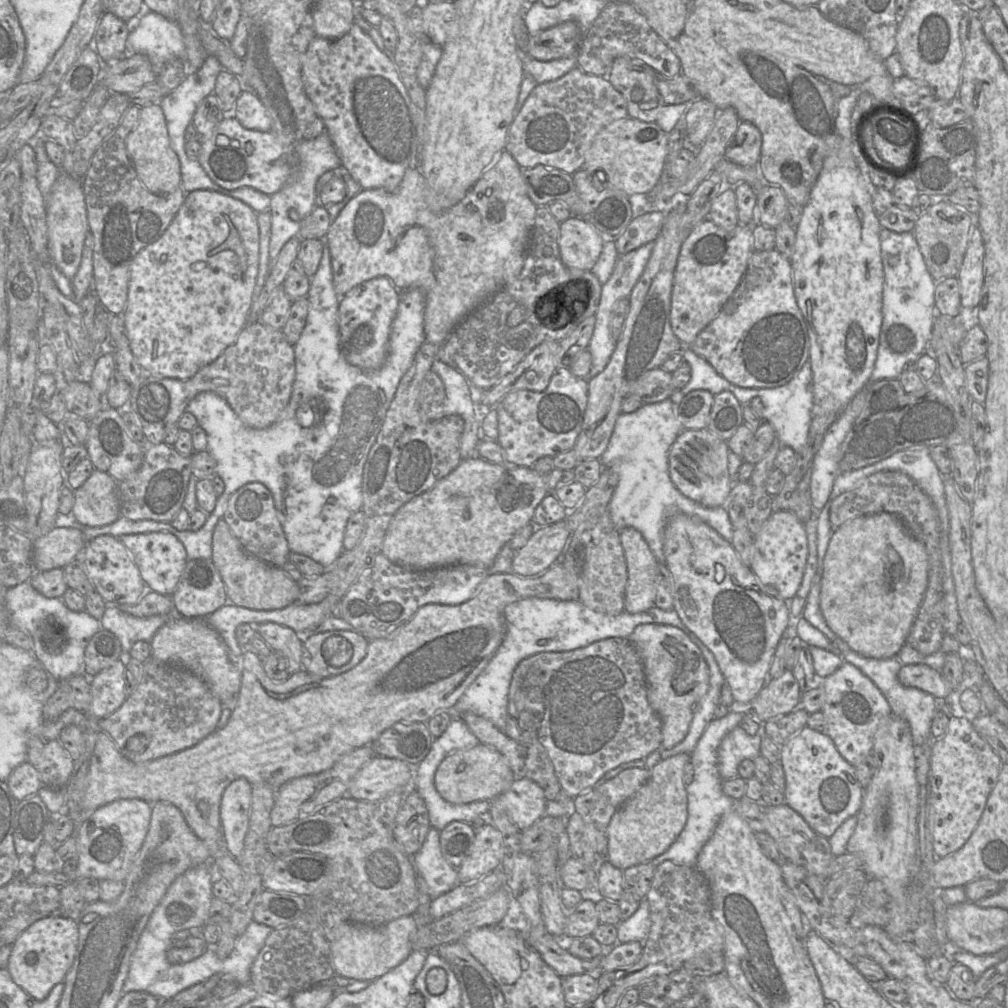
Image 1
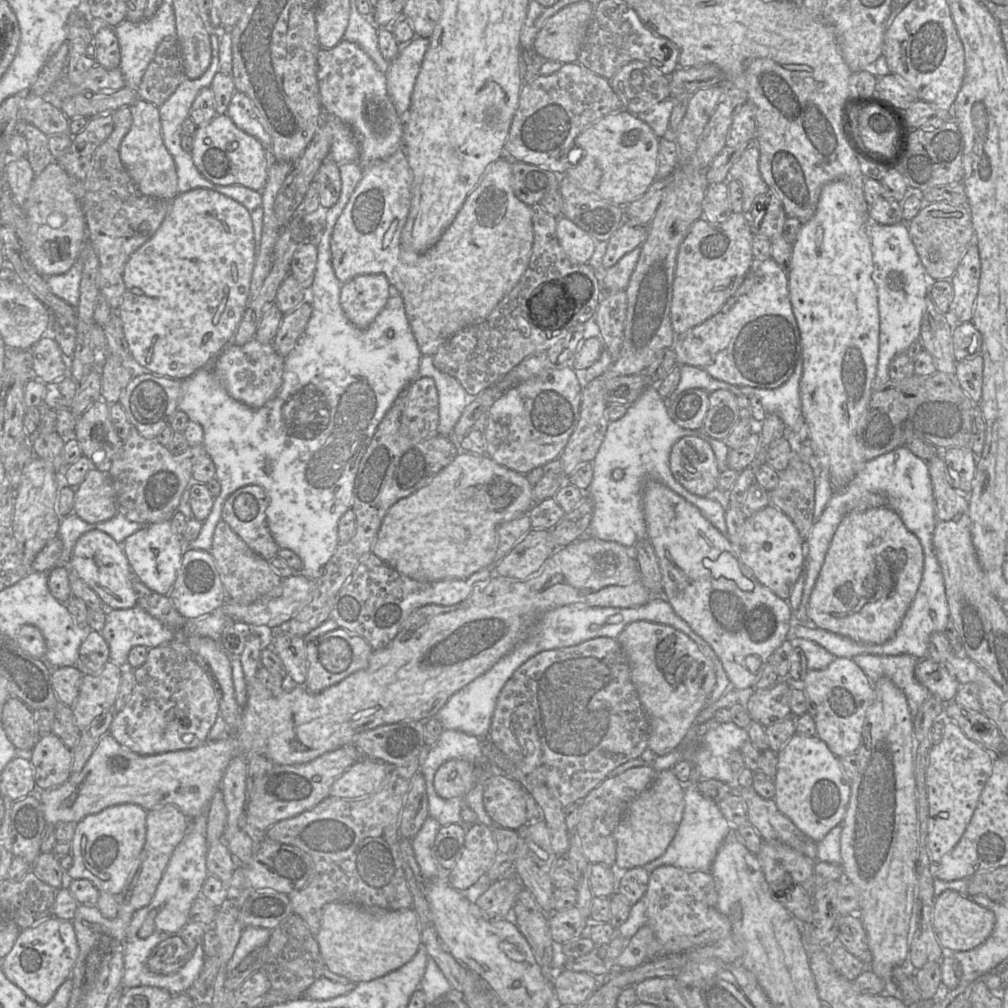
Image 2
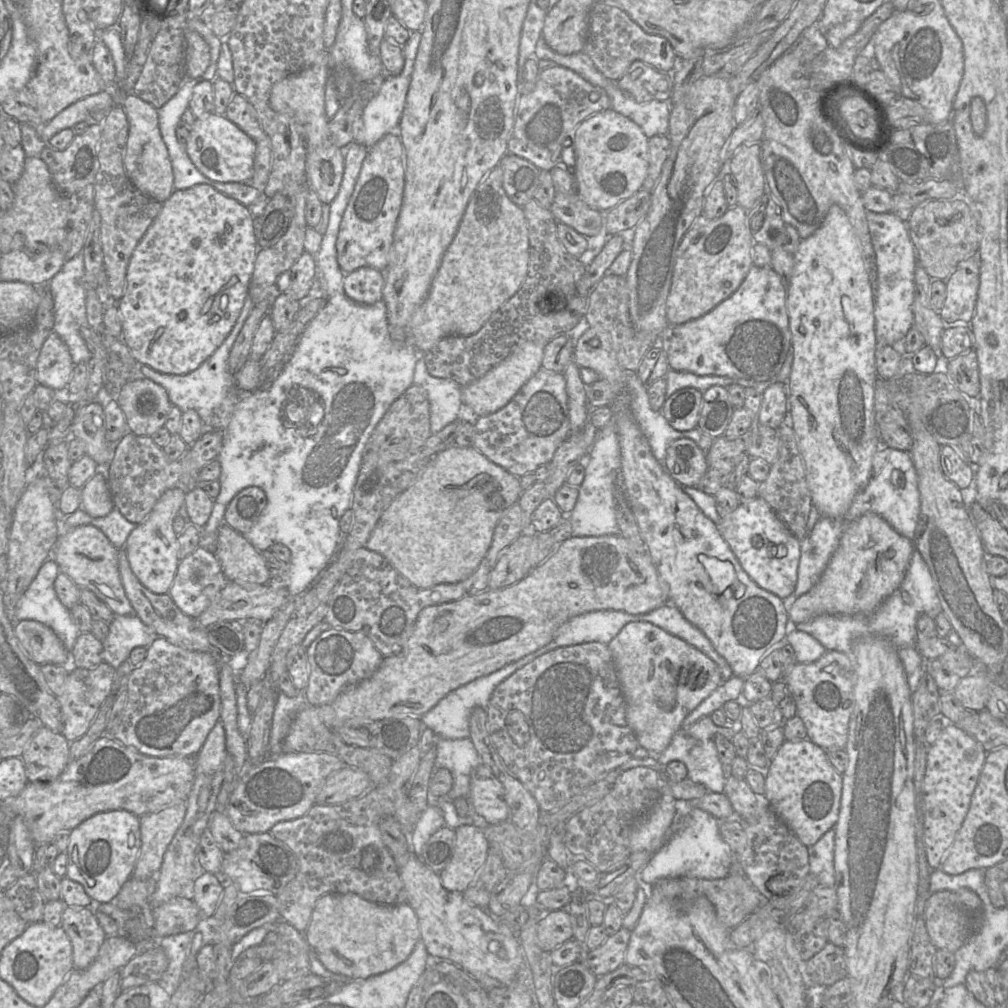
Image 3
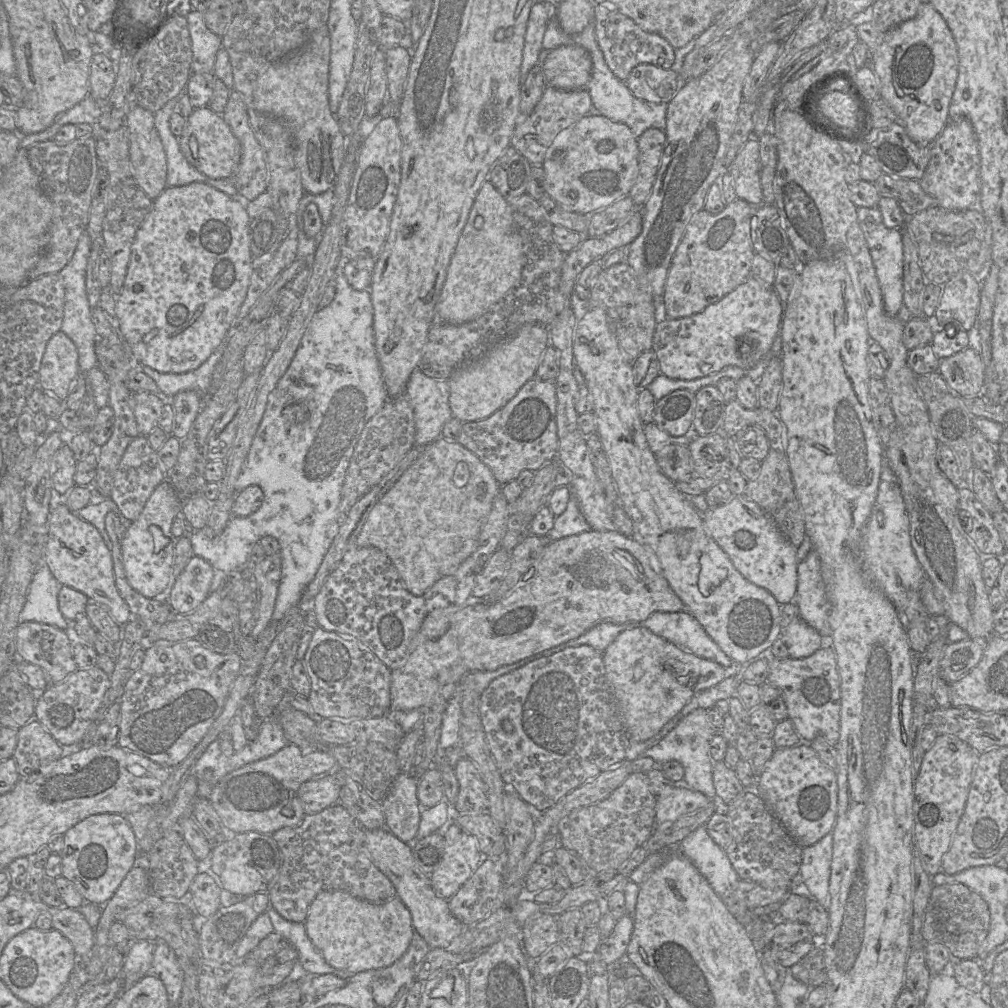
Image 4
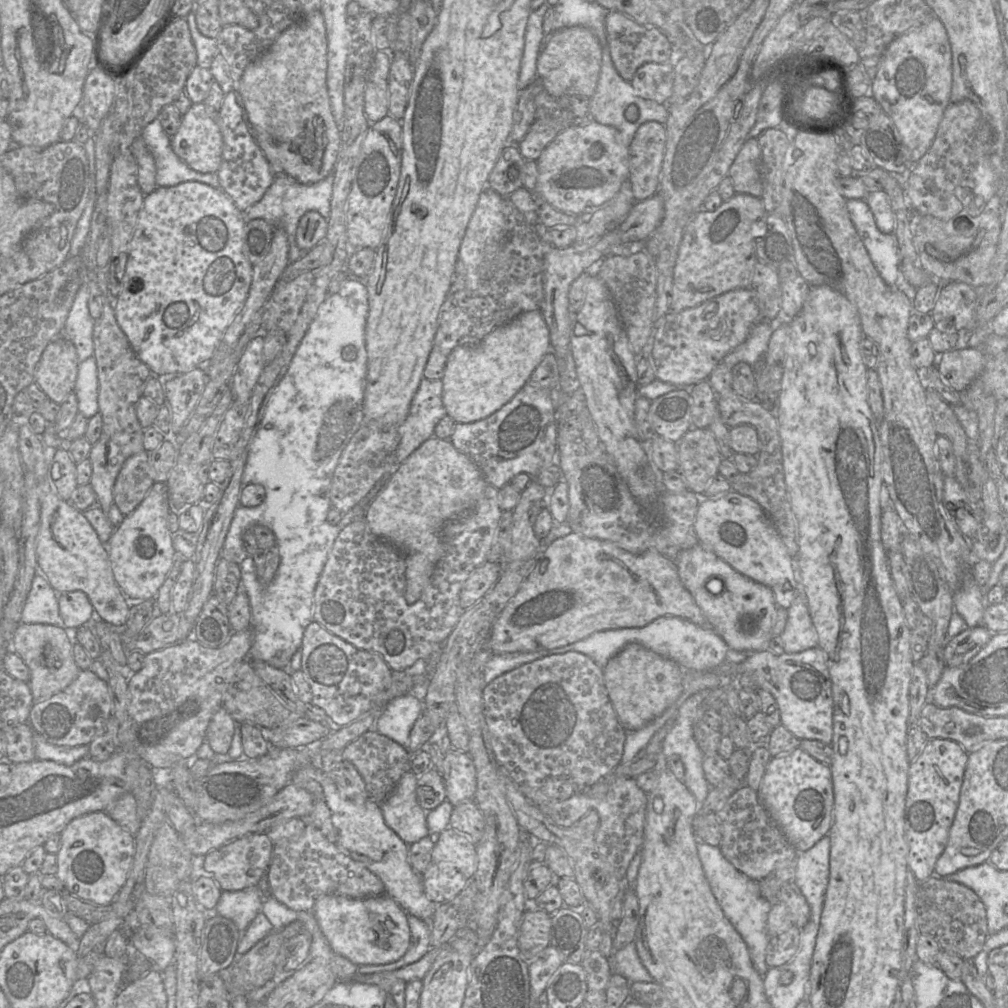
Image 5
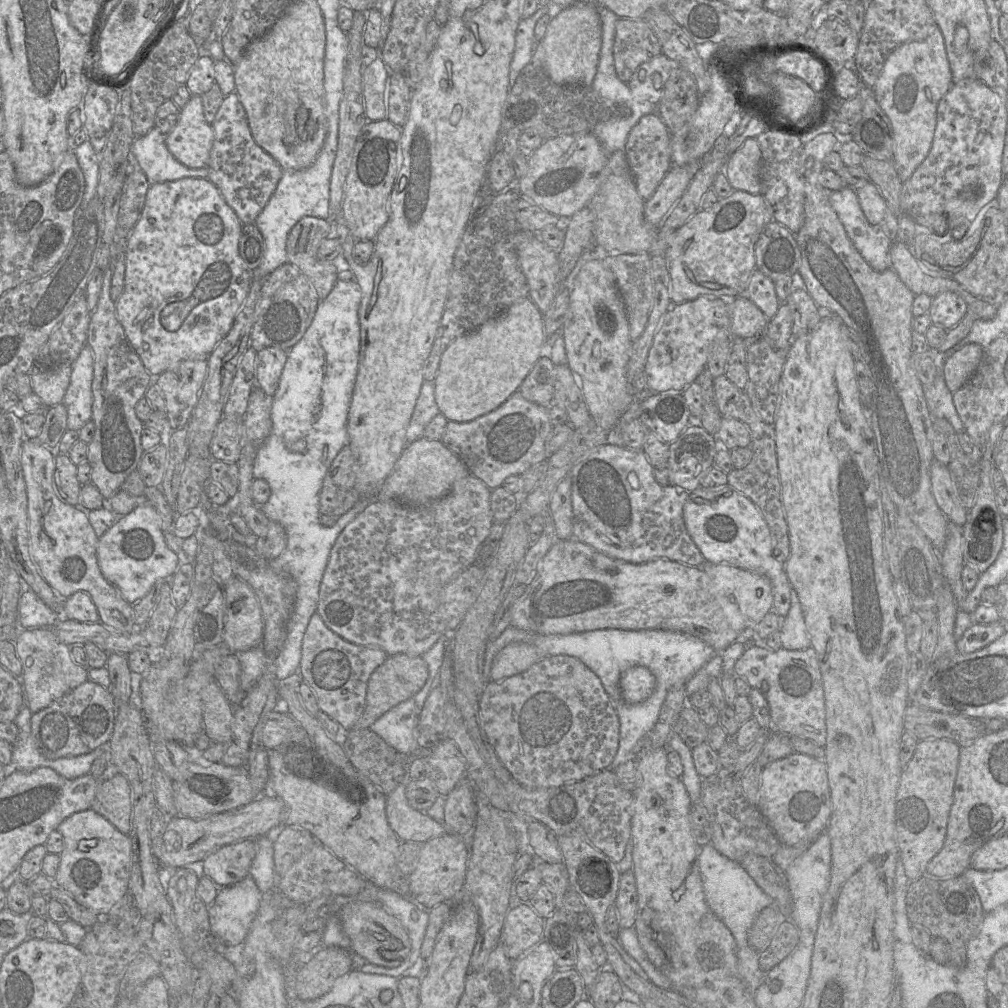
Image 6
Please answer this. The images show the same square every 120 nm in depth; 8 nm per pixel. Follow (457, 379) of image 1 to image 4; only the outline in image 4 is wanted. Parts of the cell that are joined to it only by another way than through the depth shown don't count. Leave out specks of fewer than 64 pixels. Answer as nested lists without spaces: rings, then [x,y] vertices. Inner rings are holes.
[[[416,367],[408,381],[406,395],[415,416],[415,446],[427,446],[441,437],[444,425],[453,418],[448,380],[433,379]]]

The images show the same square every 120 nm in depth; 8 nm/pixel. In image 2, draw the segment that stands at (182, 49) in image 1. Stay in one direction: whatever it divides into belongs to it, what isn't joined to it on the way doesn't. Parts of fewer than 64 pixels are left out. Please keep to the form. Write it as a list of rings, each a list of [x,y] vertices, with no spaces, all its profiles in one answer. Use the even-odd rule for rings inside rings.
[[[163,2],[151,18],[142,19],[138,22],[126,19],[115,26],[114,31],[120,46],[121,61],[119,69],[123,74],[125,87],[137,89],[160,42],[167,36],[176,36],[176,20],[173,6],[169,2]]]

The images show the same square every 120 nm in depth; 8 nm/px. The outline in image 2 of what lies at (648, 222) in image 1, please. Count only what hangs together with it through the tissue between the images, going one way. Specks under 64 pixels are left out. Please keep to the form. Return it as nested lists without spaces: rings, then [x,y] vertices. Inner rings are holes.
[[[625,221],[608,240],[603,266],[608,269],[625,254],[642,245],[647,237],[647,225],[630,225]]]

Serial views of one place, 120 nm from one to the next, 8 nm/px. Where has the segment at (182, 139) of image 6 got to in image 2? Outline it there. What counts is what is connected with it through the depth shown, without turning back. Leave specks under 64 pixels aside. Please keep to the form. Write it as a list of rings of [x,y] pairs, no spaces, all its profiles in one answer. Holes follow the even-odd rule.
[[[227,114],[216,115],[207,124],[197,127],[191,152],[199,172],[215,185],[242,185],[262,191],[268,177],[268,155],[260,141],[239,129]]]

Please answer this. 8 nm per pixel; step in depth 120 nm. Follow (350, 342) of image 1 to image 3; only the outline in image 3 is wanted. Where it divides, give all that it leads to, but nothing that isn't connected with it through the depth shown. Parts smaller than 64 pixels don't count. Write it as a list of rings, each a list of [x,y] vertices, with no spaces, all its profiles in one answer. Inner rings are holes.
[[[360,267],[344,274],[344,293],[357,304],[373,305],[380,300],[383,301],[383,287],[382,272],[372,267]]]

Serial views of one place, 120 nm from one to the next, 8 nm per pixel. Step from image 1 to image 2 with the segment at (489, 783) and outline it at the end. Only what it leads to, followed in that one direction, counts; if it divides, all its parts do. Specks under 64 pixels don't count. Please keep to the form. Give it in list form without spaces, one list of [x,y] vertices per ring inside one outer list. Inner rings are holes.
[[[461,759],[444,762],[436,771],[433,786],[443,799],[463,798],[476,782],[476,769]]]

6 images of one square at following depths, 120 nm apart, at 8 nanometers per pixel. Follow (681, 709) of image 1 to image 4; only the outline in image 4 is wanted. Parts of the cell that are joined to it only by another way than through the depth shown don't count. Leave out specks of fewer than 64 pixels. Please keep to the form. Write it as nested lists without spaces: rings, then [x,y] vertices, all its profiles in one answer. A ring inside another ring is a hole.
[[[645,627],[622,631],[603,653],[606,677],[630,741],[655,736],[697,693],[725,677],[725,668],[685,651]]]

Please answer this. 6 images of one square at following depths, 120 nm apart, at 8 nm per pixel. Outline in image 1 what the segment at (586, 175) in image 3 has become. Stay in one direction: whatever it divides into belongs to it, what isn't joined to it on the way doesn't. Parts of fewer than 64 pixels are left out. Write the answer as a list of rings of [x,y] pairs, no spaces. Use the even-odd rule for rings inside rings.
[[[629,116],[615,120],[596,135],[581,169],[601,179],[601,183],[606,180],[628,197],[648,195],[661,181],[665,170],[668,135],[656,122],[643,122]]]

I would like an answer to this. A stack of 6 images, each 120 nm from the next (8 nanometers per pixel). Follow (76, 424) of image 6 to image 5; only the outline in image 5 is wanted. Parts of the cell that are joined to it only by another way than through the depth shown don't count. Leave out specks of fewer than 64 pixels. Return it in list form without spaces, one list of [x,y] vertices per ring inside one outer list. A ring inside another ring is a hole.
[[[94,355],[79,363],[73,392],[78,400],[78,413],[90,419],[99,412],[99,381]]]

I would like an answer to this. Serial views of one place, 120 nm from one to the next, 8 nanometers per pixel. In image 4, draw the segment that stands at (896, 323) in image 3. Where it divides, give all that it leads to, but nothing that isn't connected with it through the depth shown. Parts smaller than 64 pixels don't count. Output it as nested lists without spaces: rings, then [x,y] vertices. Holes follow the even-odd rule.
[[[858,207],[858,223],[867,241],[876,275],[883,297],[885,312],[890,316],[898,316],[903,321],[909,319],[903,308],[903,244],[901,229],[887,228],[879,208]]]

